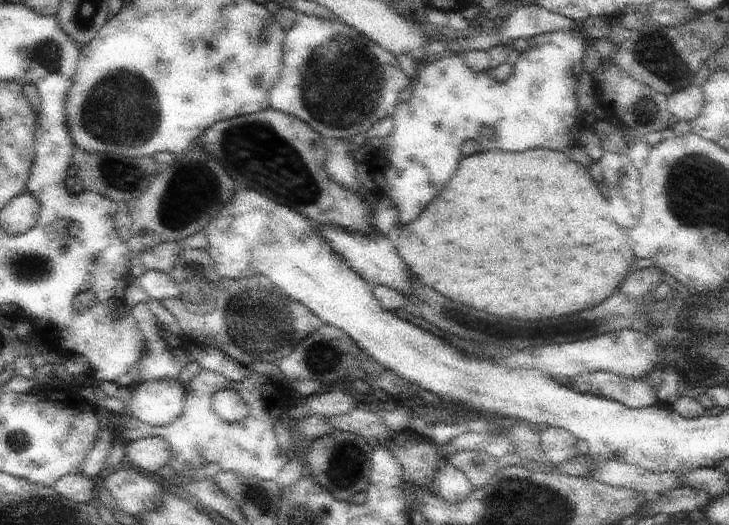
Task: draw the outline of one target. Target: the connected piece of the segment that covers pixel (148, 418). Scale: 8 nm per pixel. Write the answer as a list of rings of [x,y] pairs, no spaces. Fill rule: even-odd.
[[[152,379],[131,387],[128,415],[154,426],[169,425],[185,408],[186,389],[179,379]]]

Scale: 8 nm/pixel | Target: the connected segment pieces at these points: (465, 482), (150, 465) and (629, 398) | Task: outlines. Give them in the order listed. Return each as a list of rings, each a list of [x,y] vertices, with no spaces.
[[[450,463],[441,464],[432,487],[444,500],[451,503],[466,500],[475,489],[466,473]]]
[[[133,436],[133,440],[126,444],[126,463],[134,465],[138,471],[150,472],[156,474],[164,468],[168,468],[169,464],[173,461],[173,452],[170,443],[162,437],[146,437],[138,439]]]
[[[610,371],[584,373],[570,380],[572,390],[621,402],[631,409],[652,406],[657,392],[649,379],[629,379]]]

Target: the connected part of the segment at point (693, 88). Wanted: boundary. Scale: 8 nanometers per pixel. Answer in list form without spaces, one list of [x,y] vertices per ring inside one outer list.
[[[695,82],[690,86],[667,95],[670,110],[675,120],[692,122],[702,114],[705,105],[705,94],[700,85]]]

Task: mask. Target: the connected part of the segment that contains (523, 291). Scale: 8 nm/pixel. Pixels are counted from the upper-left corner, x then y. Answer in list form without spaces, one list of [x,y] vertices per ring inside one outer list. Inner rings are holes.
[[[530,149],[521,153],[515,153],[512,151],[503,150],[493,150],[486,151],[482,150],[478,154],[474,153],[469,156],[464,156],[462,162],[460,163],[460,170],[458,174],[448,182],[446,188],[432,201],[426,208],[422,211],[422,214],[418,217],[418,220],[408,223],[401,227],[400,236],[395,241],[395,247],[397,248],[398,254],[404,259],[404,262],[410,267],[410,270],[416,276],[420,282],[428,285],[434,290],[438,290],[440,294],[444,294],[446,298],[454,300],[454,302],[460,302],[460,304],[466,304],[466,306],[472,306],[476,310],[484,310],[488,314],[496,314],[496,316],[508,316],[508,318],[518,318],[518,320],[544,320],[544,318],[558,318],[558,316],[568,316],[570,314],[580,313],[580,310],[590,310],[598,304],[602,304],[607,298],[610,298],[612,294],[616,293],[624,282],[624,279],[629,275],[634,269],[634,263],[637,260],[635,252],[630,248],[629,237],[627,230],[617,223],[615,218],[612,216],[610,218],[610,202],[608,198],[604,198],[596,186],[596,182],[590,178],[590,174],[586,172],[586,168],[582,166],[581,163],[577,162],[572,158],[568,158],[567,154],[559,150],[540,150],[540,149]]]

